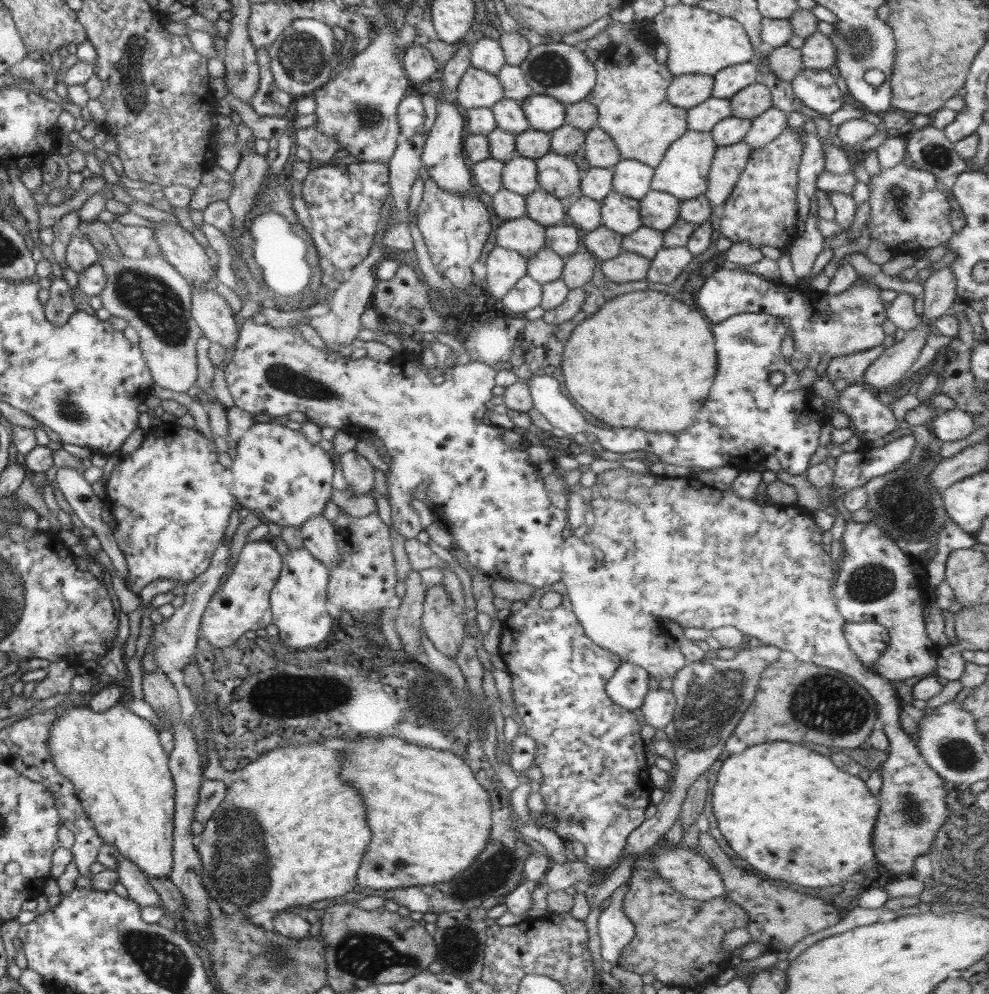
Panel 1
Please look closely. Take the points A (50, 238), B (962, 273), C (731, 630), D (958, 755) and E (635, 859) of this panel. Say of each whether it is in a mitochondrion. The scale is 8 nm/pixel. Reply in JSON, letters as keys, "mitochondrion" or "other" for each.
{"A":"other","B":"other","C":"other","D":"mitochondrion","E":"other"}

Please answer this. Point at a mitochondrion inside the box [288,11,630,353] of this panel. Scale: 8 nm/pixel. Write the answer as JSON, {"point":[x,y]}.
{"point":[550,68]}

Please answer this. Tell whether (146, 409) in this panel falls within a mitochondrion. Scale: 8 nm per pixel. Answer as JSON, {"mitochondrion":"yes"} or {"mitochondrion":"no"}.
{"mitochondrion":"no"}

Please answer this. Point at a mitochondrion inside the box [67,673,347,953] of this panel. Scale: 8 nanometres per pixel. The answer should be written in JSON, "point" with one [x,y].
{"point":[239,871]}

